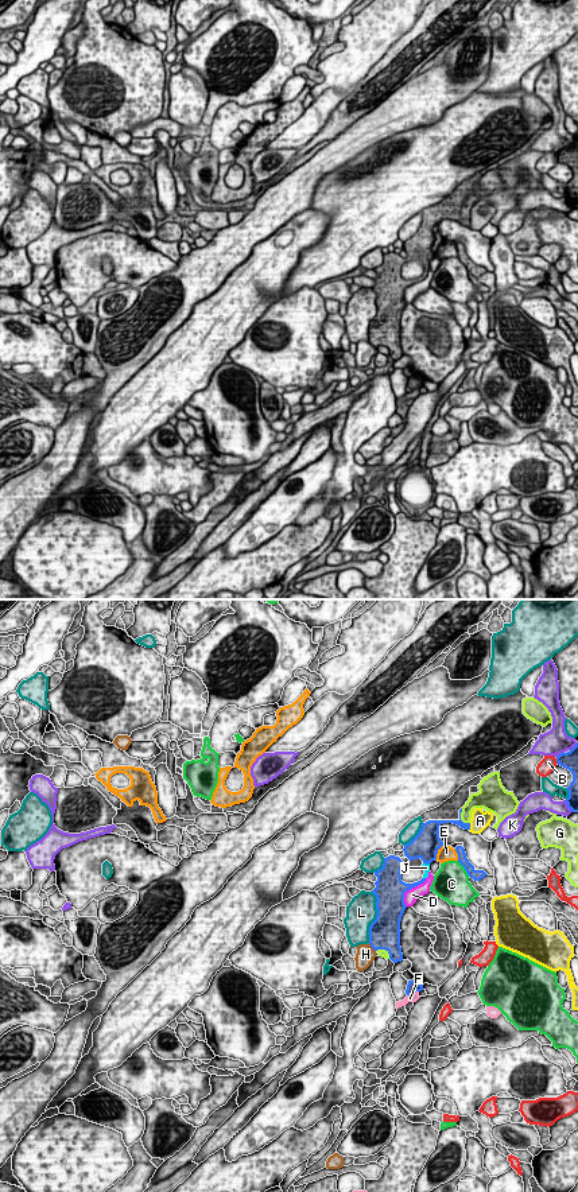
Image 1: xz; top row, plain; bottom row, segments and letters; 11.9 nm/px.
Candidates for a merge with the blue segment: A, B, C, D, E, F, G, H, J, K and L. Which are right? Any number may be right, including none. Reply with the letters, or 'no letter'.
J

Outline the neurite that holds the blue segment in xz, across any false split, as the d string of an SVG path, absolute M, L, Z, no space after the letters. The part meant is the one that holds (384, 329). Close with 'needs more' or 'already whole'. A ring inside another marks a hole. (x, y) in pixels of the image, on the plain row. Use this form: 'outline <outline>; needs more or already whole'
outline M395 252L384 255L383 264L375 268L377 277L372 290L376 292L376 317L369 323L369 341L377 346L385 346L393 360L403 357L400 343L400 318L406 307L404 290L426 277L422 275L414 280L402 277L404 259Z; already whole

